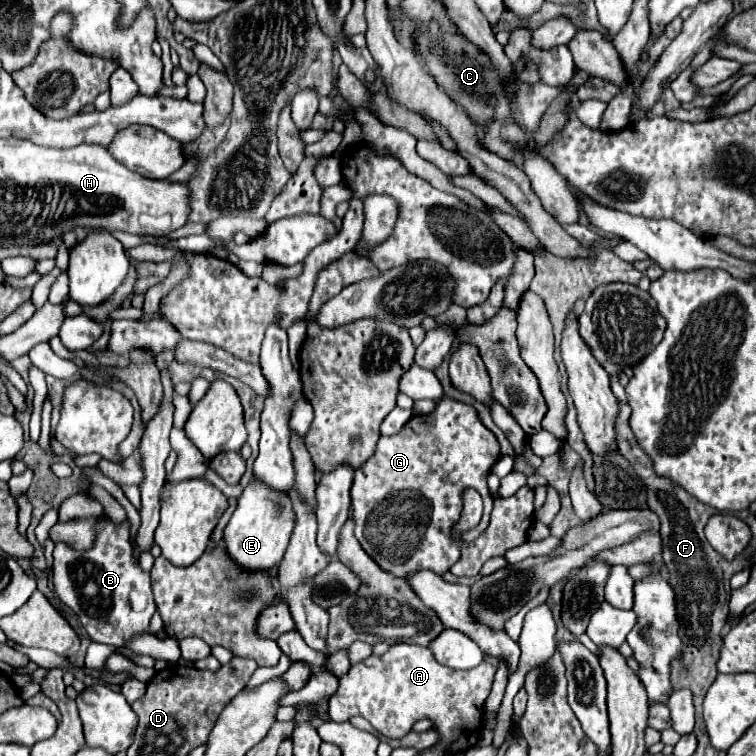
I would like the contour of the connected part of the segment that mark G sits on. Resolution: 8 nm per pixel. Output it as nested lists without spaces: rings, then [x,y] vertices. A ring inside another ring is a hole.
[[[450,398],[438,400],[438,406],[432,414],[414,416],[396,436],[382,436],[378,440],[374,456],[354,472],[352,484],[352,518],[356,522],[354,536],[374,562],[378,562],[382,570],[394,574],[396,578],[408,578],[408,574],[414,574],[416,570],[432,570],[442,576],[460,558],[460,542],[476,540],[488,526],[494,500],[486,486],[486,478],[498,458],[500,458],[498,440],[480,422],[472,406]],[[466,488],[474,488],[484,498],[484,516],[478,526],[462,532],[460,540],[456,540],[452,536],[452,528],[460,520],[462,492]]]

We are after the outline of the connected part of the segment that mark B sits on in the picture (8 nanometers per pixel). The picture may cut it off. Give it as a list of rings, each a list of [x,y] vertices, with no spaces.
[[[106,518],[98,524],[98,538],[92,550],[76,552],[64,544],[56,544],[54,548],[52,578],[56,594],[78,614],[88,636],[108,646],[126,646],[140,634],[152,634],[150,618],[156,612],[150,574],[144,572],[134,558],[128,526],[130,524],[116,526]]]

